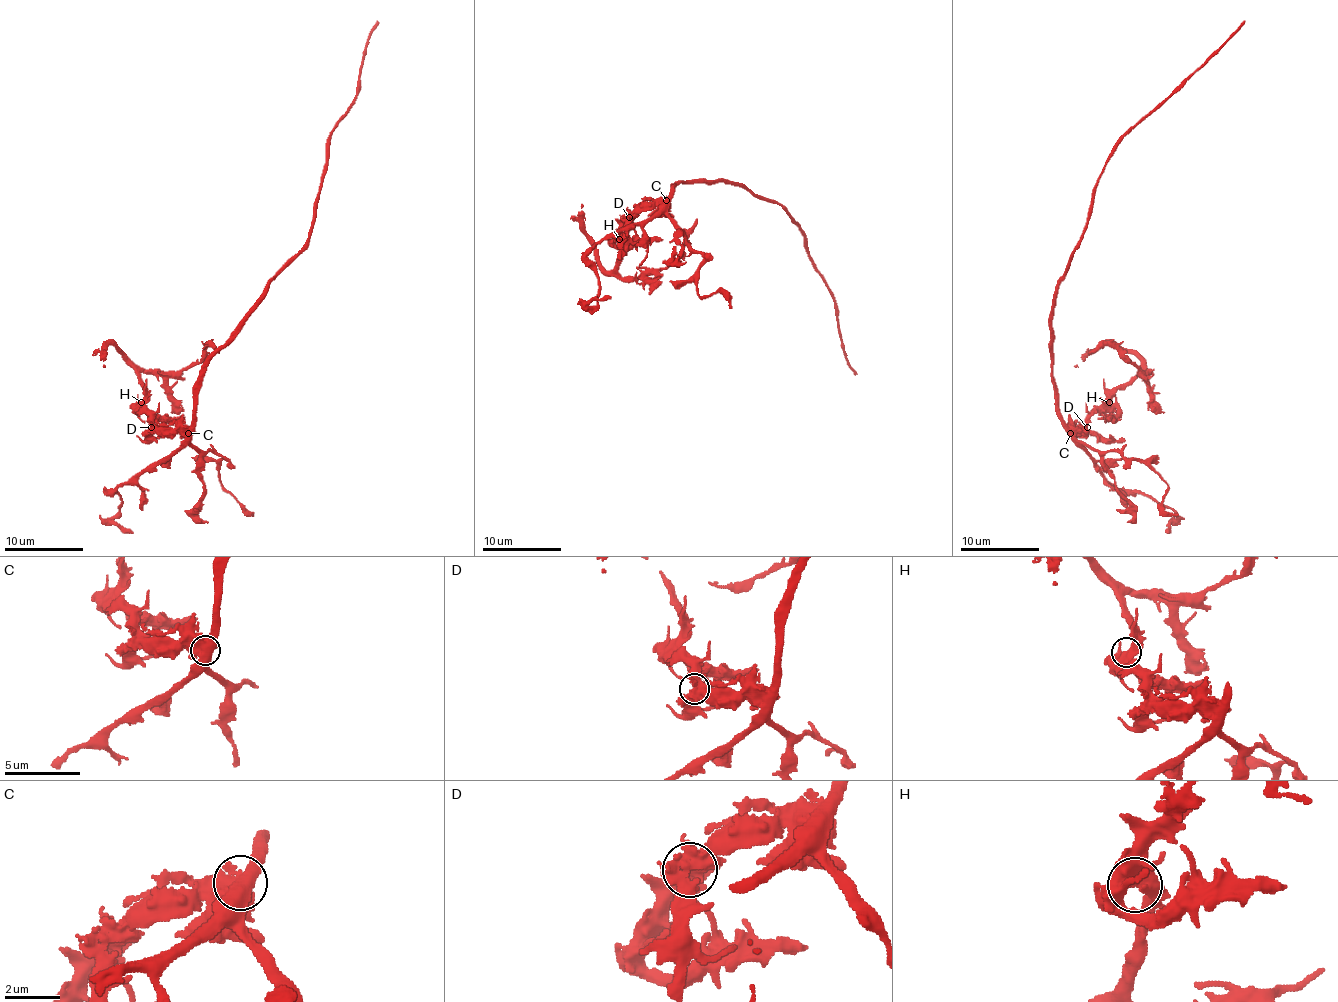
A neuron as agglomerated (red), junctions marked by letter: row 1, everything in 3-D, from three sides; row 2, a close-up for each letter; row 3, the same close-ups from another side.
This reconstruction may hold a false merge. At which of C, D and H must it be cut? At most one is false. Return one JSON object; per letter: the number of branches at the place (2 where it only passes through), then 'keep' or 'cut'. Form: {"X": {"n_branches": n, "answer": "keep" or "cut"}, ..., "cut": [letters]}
{"C": {"n_branches": 4, "answer": "cut"}, "D": {"n_branches": 4, "answer": "keep"}, "H": {"n_branches": 3, "answer": "keep"}, "cut": ["C"]}

